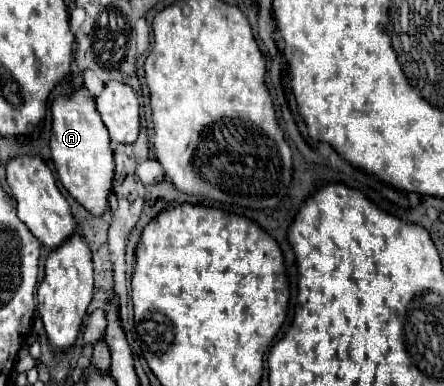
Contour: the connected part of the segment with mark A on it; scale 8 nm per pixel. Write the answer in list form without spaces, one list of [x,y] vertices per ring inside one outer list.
[[[77,88],[71,94],[61,94],[51,104],[51,156],[59,180],[69,194],[83,204],[91,214],[101,216],[107,208],[107,196],[113,180],[113,152],[109,134],[95,108],[95,98],[87,88]]]

